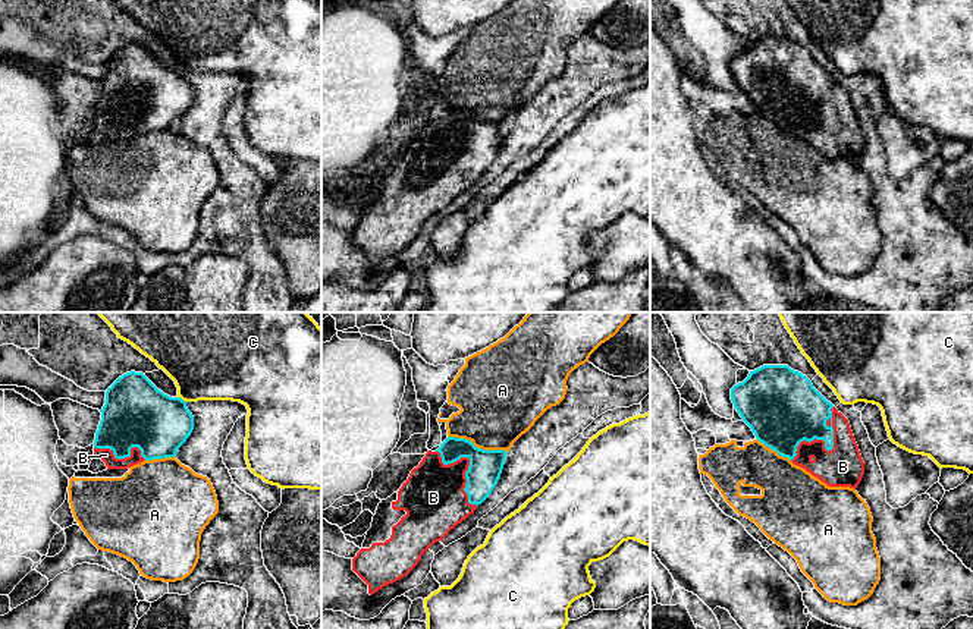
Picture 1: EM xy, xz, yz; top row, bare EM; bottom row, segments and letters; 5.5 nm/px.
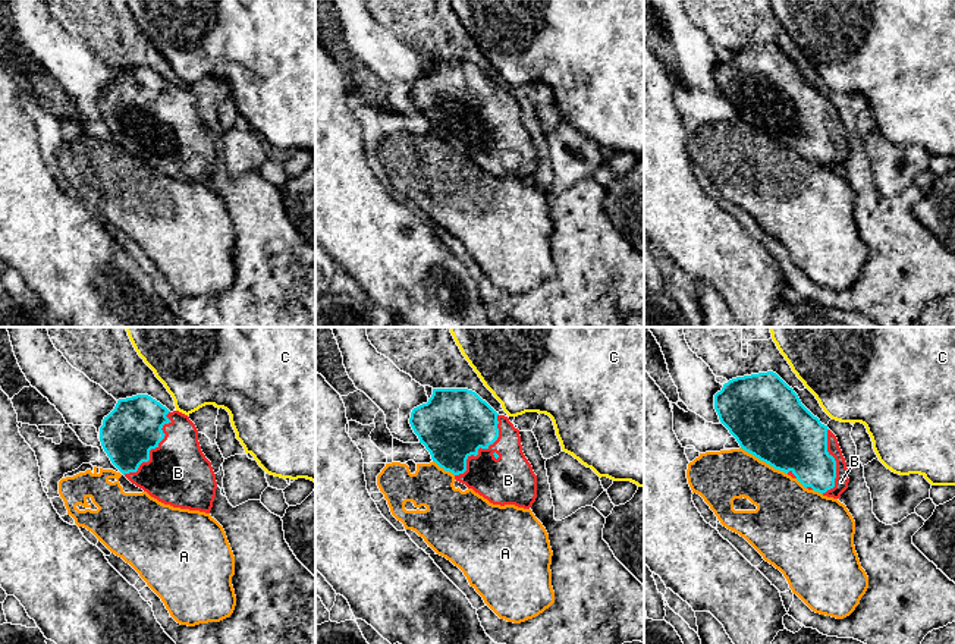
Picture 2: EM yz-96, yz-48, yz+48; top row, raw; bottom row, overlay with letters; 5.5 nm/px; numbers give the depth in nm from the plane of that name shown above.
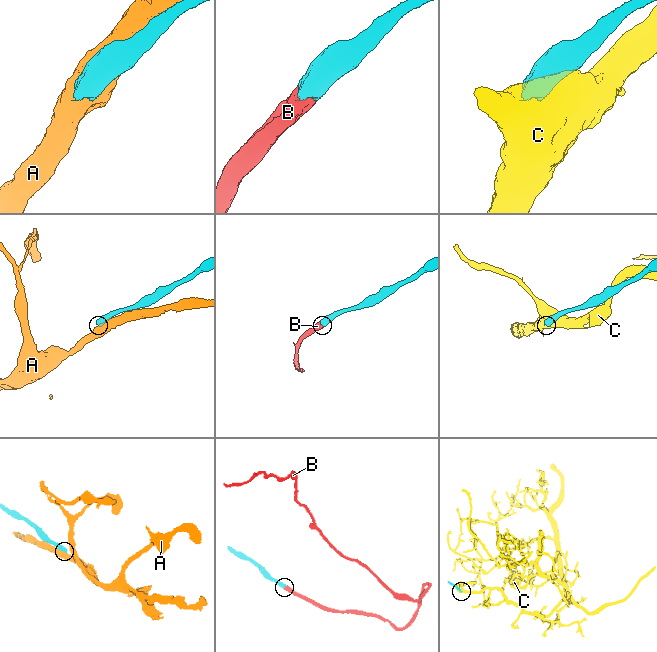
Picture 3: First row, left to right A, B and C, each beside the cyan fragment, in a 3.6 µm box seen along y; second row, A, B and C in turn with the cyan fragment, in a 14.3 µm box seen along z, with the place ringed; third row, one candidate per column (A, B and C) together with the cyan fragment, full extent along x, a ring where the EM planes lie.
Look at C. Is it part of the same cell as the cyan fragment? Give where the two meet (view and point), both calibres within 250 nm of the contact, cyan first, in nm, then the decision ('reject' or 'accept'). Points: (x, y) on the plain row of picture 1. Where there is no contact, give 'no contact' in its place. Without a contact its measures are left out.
xy (181, 71) | 360/400 nm | reject

